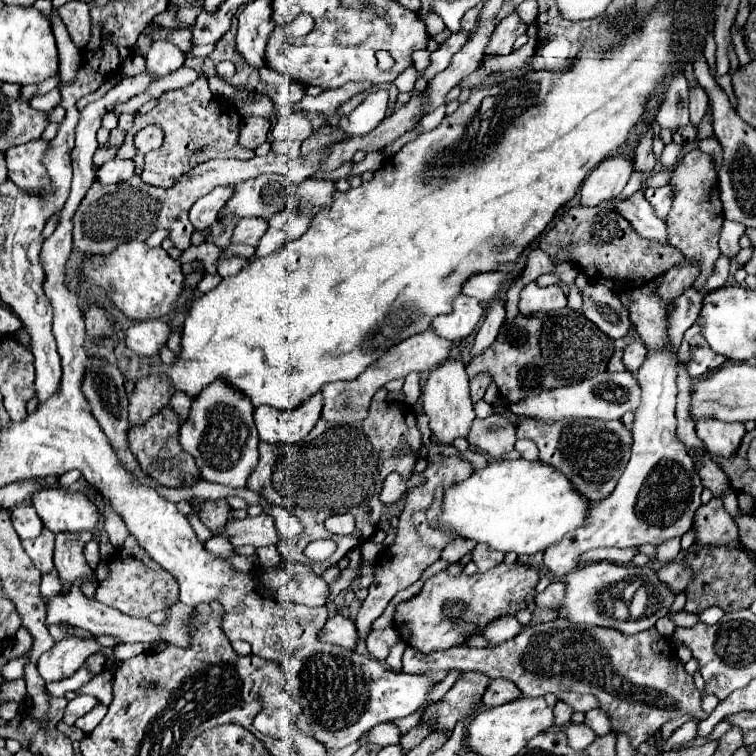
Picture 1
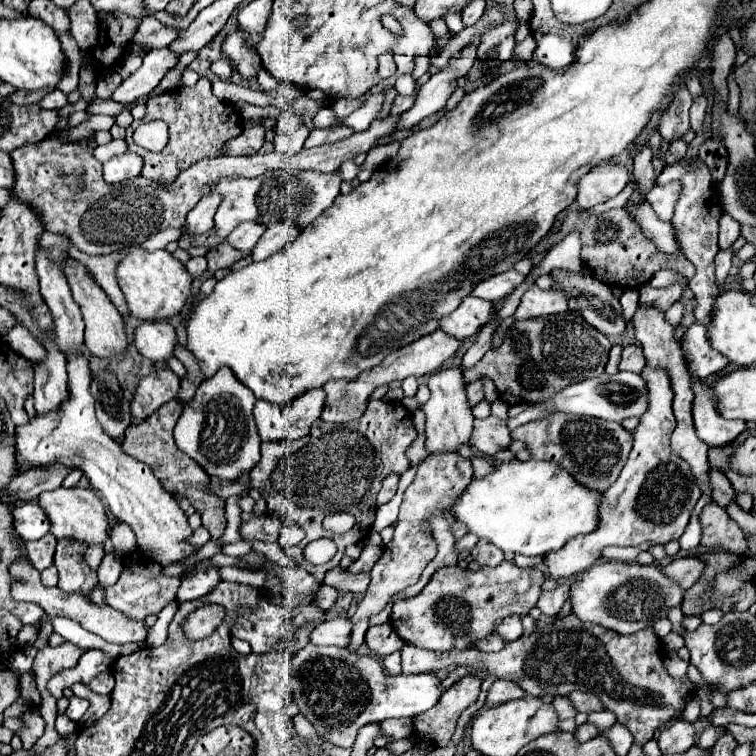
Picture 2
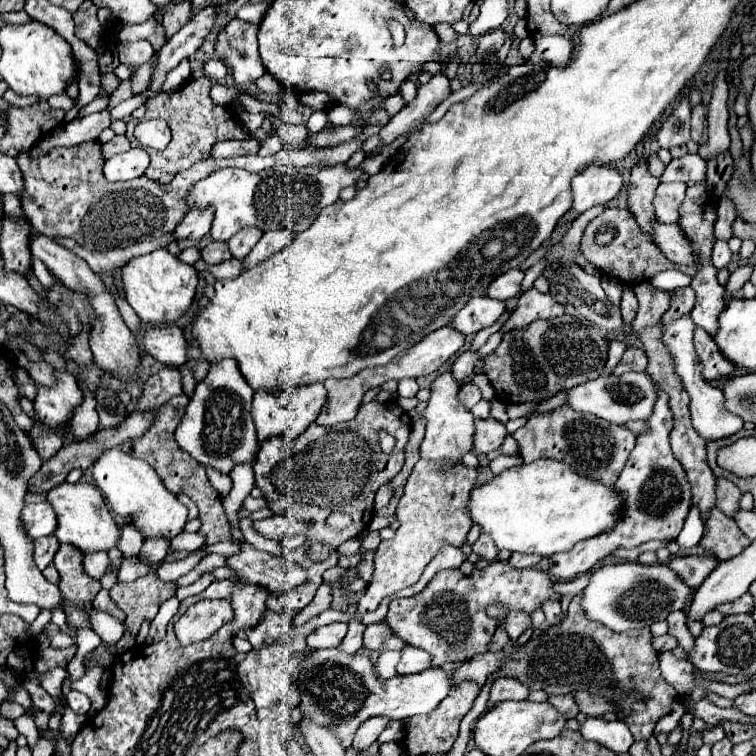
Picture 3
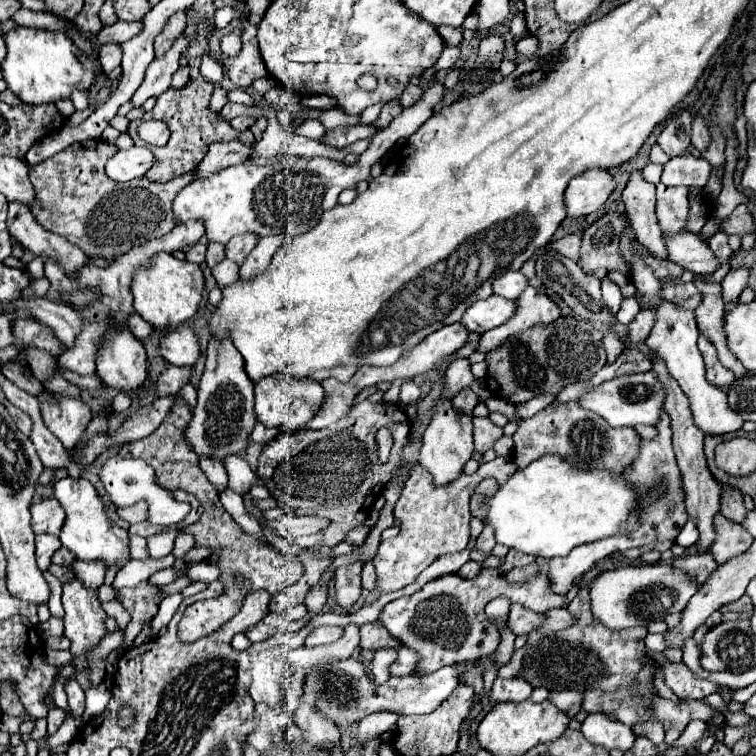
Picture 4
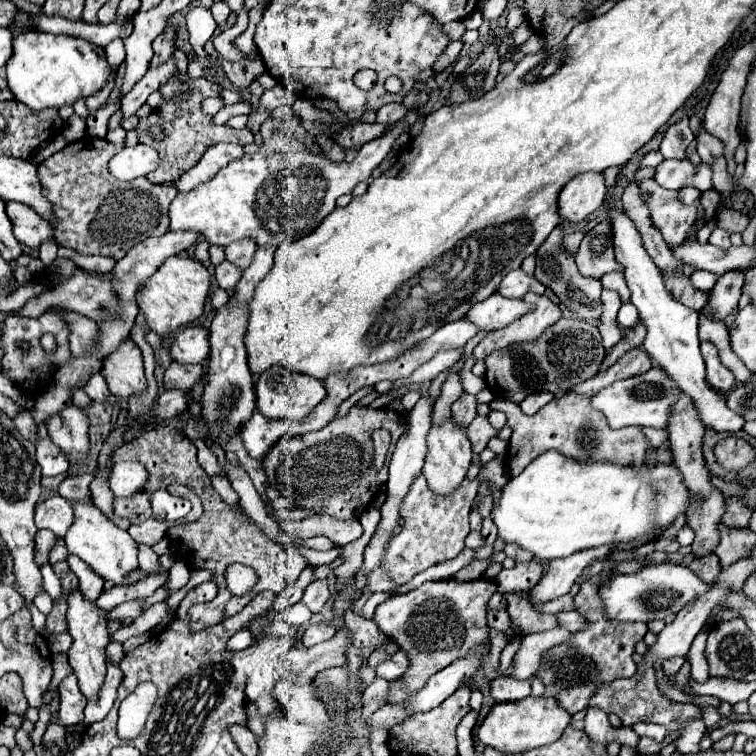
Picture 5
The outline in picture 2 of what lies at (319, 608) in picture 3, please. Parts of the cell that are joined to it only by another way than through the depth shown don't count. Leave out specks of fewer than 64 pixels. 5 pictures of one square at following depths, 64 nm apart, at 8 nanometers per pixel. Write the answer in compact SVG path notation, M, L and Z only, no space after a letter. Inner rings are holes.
M322 584L317 594L315 605L323 611L328 611L335 604L338 596L335 588L325 584Z

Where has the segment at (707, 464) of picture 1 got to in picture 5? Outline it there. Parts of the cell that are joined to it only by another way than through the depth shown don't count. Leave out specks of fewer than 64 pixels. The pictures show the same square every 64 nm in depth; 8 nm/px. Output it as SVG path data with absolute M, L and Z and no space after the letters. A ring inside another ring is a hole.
M734 498L726 500L726 512L724 512L724 518L722 518L722 522L726 526L730 526L730 528L748 528L750 516L752 516L752 512L746 506L736 502Z

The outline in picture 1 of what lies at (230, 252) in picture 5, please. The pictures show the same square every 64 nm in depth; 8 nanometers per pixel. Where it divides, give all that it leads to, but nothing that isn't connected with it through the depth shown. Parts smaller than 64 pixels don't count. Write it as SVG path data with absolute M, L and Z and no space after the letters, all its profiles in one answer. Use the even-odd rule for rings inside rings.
M244 218L236 224L234 232L232 232L232 244L248 244L248 246L256 246L258 240L264 236L268 228L266 220L256 220L256 218Z

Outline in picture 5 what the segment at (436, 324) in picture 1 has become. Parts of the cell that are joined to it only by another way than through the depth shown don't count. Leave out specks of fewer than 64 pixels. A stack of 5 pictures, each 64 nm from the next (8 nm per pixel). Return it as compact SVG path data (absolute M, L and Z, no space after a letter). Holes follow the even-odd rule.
M494 292L490 298L478 302L470 308L466 314L480 330L500 330L506 328L510 322L522 318L526 312L530 312L534 306L530 306L524 300L510 300L502 294Z

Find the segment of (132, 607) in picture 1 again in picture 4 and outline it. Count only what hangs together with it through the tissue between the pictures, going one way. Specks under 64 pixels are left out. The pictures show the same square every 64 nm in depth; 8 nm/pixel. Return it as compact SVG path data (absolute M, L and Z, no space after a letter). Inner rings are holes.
M142 582L138 588L122 588L120 602L132 616L132 622L126 628L126 636L122 644L122 648L128 648L132 640L138 636L138 632L142 630L144 622L156 616L160 604L160 590L148 586L148 582Z

